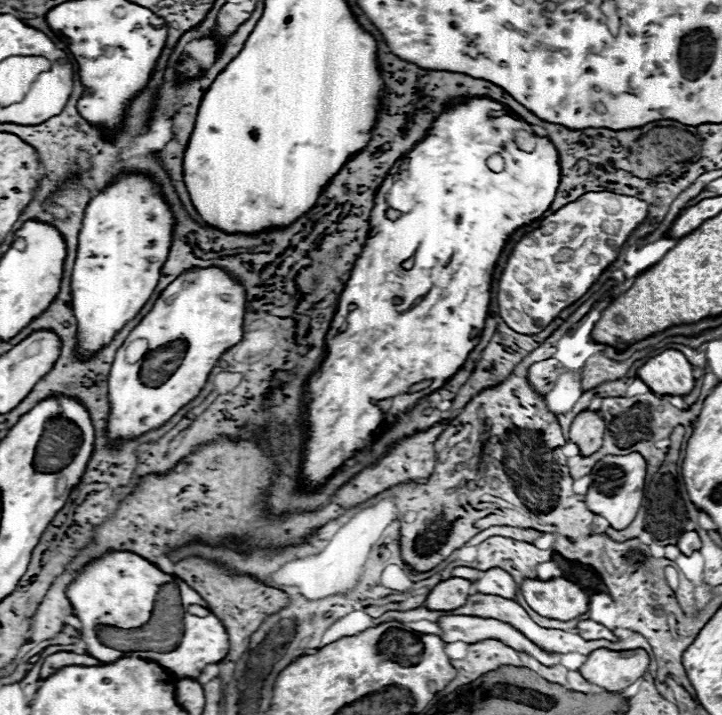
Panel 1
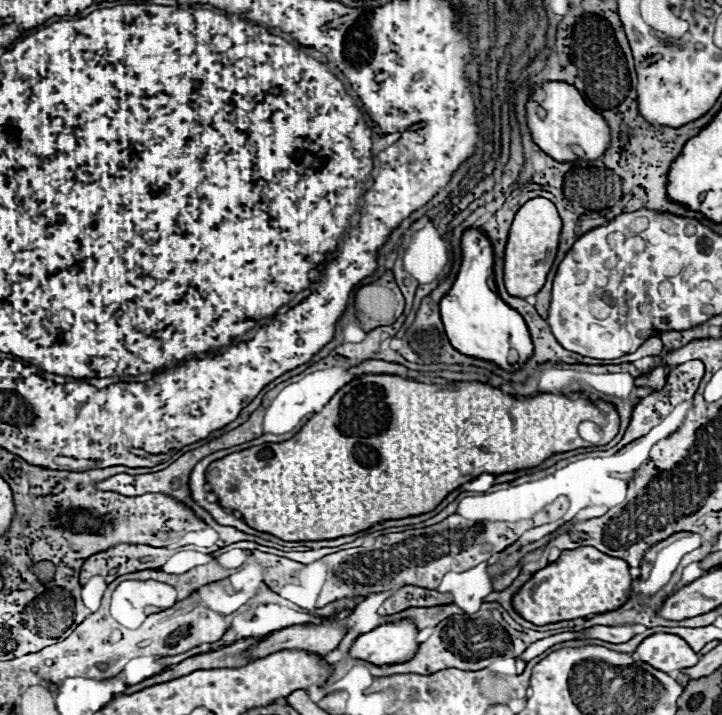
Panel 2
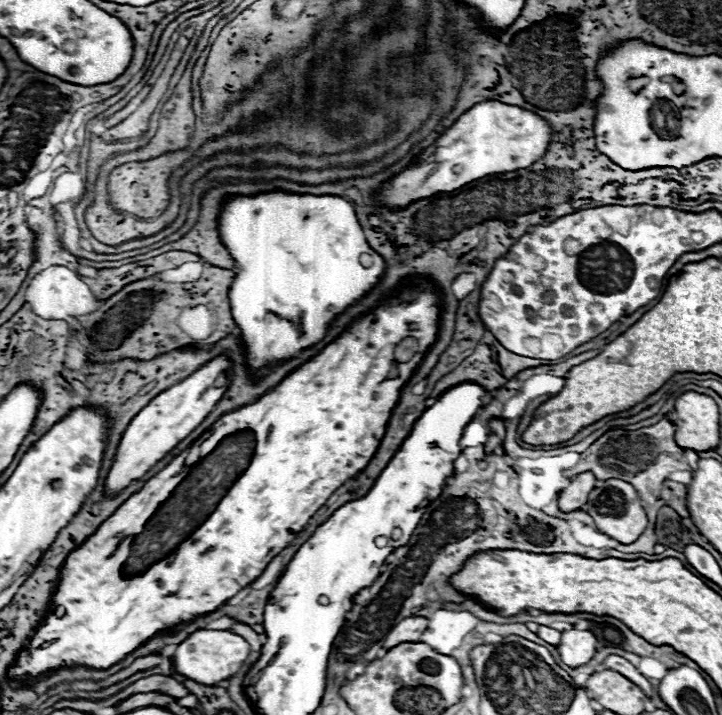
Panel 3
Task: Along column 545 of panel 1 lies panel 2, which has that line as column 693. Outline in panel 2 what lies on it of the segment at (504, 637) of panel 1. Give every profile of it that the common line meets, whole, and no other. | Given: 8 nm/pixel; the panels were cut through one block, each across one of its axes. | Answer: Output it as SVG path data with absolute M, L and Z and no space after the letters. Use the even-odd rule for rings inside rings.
M666 632L644 638L636 648L636 658L646 660L654 668L662 668L662 672L688 668L698 662L698 654L686 644L684 638Z

